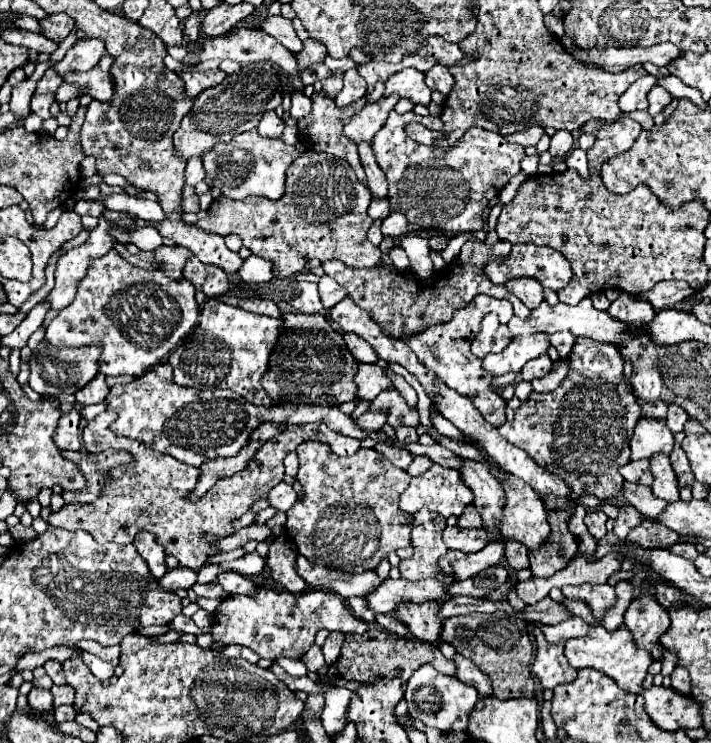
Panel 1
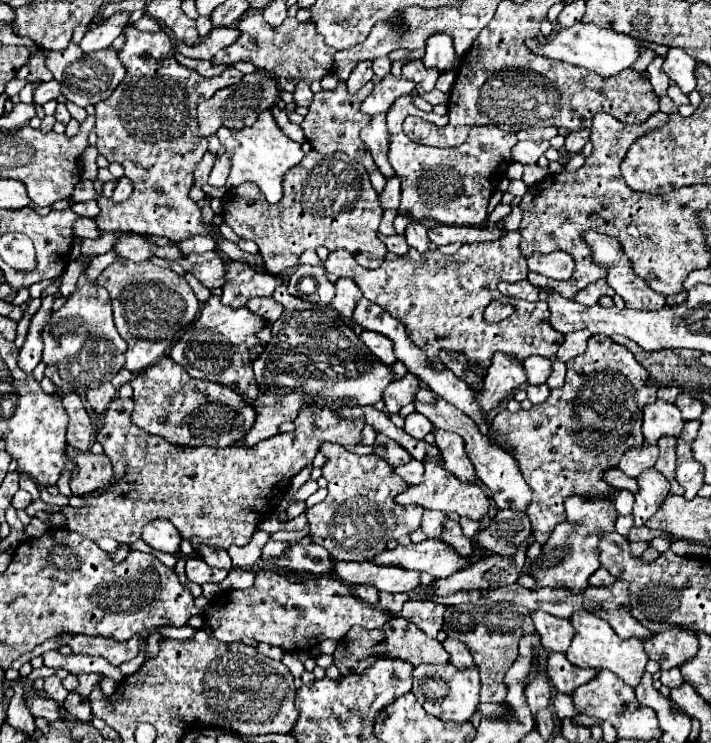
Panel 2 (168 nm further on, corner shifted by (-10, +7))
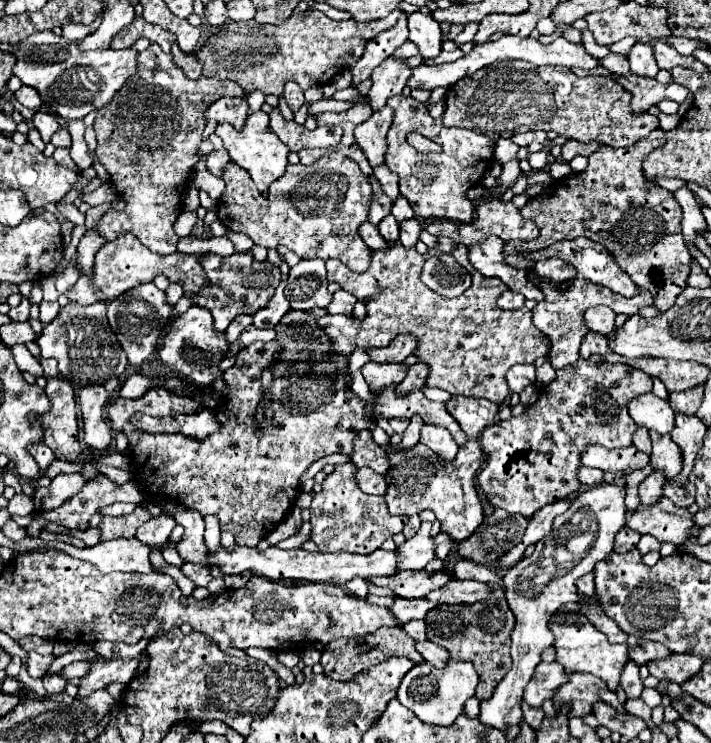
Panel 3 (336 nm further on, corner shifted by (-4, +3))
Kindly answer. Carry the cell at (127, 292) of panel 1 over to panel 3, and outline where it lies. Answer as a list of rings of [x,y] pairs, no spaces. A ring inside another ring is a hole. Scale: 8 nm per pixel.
[[[146,282],[136,288],[130,288],[128,292],[108,302],[110,328],[118,336],[118,342],[124,348],[130,366],[140,366],[144,360],[148,360],[156,352],[158,340],[164,328],[170,324],[172,314],[174,314],[174,306],[166,302],[166,292],[158,290],[154,282]]]

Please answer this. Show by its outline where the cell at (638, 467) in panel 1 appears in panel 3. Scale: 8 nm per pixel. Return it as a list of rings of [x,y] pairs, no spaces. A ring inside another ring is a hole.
[[[590,446],[590,450],[584,450],[582,458],[584,466],[598,468],[604,472],[614,472],[614,474],[624,474],[626,470],[642,470],[644,466],[650,464],[650,456],[640,452],[636,446],[626,446],[626,448],[600,448],[600,446]]]

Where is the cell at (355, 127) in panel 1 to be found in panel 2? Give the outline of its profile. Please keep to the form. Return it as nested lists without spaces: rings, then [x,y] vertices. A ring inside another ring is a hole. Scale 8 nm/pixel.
[[[386,74],[370,92],[370,96],[362,102],[362,112],[368,116],[380,114],[380,112],[388,112],[388,108],[392,106],[392,102],[402,96],[402,94],[410,94],[414,90],[414,82],[402,78],[402,76],[394,76],[394,74]]]

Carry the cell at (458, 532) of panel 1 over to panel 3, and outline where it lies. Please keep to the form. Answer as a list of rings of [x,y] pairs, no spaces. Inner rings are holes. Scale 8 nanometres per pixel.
[[[422,522],[422,528],[418,534],[410,540],[406,540],[402,546],[398,546],[400,558],[400,570],[422,570],[428,562],[436,560],[436,550],[434,550],[434,540],[430,536],[430,522]]]

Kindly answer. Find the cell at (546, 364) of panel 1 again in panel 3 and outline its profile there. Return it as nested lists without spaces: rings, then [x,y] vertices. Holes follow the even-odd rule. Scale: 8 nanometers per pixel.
[[[516,364],[508,370],[510,392],[520,394],[530,384],[536,384],[536,366],[534,364]]]

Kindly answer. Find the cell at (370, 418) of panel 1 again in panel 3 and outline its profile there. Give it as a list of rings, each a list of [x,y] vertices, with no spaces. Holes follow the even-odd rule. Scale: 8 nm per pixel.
[[[424,362],[410,366],[406,378],[400,382],[400,386],[396,386],[396,394],[404,396],[404,394],[410,394],[412,390],[422,388],[426,384],[426,376],[428,376],[428,366],[424,366]]]

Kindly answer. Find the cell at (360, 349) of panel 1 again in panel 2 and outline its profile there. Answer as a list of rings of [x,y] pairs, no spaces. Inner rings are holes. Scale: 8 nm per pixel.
[[[362,332],[360,340],[370,348],[370,352],[384,364],[394,364],[396,356],[394,356],[394,344],[390,342],[390,338],[386,338],[384,334],[378,332]]]

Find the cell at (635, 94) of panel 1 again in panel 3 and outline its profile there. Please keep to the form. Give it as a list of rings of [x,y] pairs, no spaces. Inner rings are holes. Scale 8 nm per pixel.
[[[634,44],[632,50],[628,52],[628,60],[630,60],[630,70],[638,76],[650,76],[650,78],[656,78],[656,74],[660,72],[658,64],[656,64],[656,58],[650,50],[648,44]]]

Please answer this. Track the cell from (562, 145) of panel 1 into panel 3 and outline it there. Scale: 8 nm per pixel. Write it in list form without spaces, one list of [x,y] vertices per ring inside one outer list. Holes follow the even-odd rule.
[[[568,140],[564,146],[562,146],[562,160],[564,162],[570,162],[574,156],[582,154],[582,156],[590,156],[594,150],[598,150],[598,142],[576,142],[576,140]]]

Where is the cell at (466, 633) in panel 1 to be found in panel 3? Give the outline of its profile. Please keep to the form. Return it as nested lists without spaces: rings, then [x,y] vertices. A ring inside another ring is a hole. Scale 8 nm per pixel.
[[[498,586],[498,590],[494,590],[488,602],[436,606],[434,610],[428,612],[426,624],[428,624],[428,638],[434,644],[444,646],[454,660],[464,660],[474,664],[474,670],[480,676],[480,684],[476,686],[476,698],[484,700],[488,694],[492,694],[496,682],[500,682],[500,678],[504,678],[504,674],[512,666],[508,642],[516,618],[504,598],[504,590]]]

